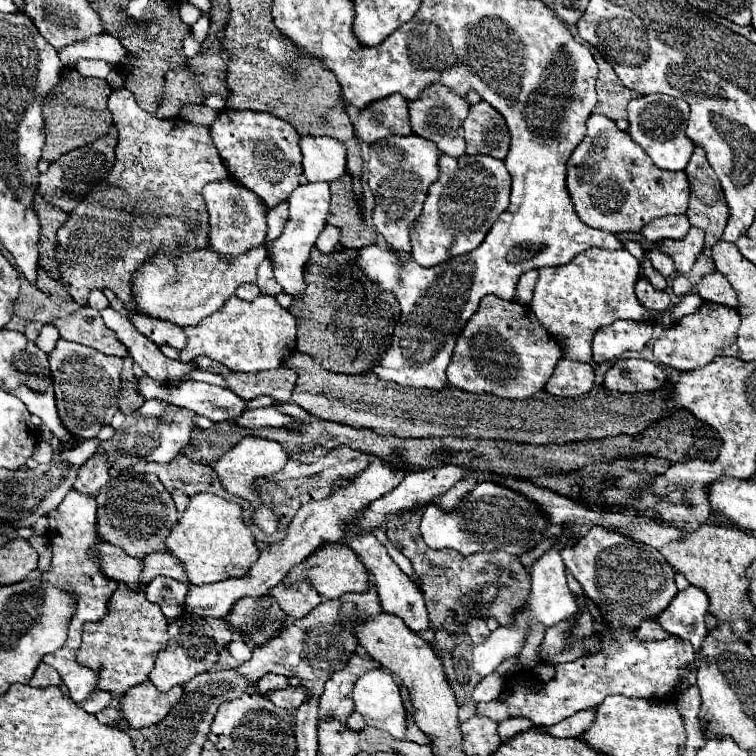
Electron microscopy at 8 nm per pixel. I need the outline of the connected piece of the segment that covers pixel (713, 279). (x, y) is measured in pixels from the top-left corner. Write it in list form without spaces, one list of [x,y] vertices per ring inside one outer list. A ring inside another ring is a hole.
[[[717,270],[705,274],[699,284],[697,284],[697,292],[703,300],[709,302],[717,302],[723,306],[737,306],[737,298],[735,298],[735,290],[731,290],[731,284],[727,282],[727,278],[723,278],[721,274],[717,274]]]

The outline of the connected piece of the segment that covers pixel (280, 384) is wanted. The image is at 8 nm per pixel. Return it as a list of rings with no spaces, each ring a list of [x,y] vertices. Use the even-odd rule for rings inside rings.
[[[199,356],[195,358],[195,364],[201,370],[207,372],[215,372],[221,374],[223,378],[227,378],[229,388],[241,396],[243,400],[253,400],[257,396],[269,394],[275,398],[275,402],[289,402],[293,386],[295,386],[295,370],[279,366],[275,370],[269,372],[257,372],[257,374],[245,374],[245,372],[233,372],[229,368],[225,368],[223,364],[207,358],[207,356]]]

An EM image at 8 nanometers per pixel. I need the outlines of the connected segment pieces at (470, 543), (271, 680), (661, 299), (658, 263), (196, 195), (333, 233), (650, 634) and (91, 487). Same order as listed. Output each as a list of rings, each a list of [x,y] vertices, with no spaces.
[[[479,482],[475,486],[475,490],[469,492],[453,512],[443,512],[439,506],[433,506],[433,504],[427,506],[425,514],[421,518],[419,530],[421,530],[421,536],[429,548],[453,548],[453,550],[461,552],[463,556],[469,556],[469,554],[475,554],[481,550],[487,550],[487,552],[489,550],[505,550],[509,554],[523,554],[525,550],[535,548],[535,544],[541,538],[541,530],[545,526],[547,526],[545,516],[525,496],[521,496],[509,488],[497,486],[495,482]]]
[[[265,674],[265,676],[255,684],[255,690],[257,690],[257,694],[259,694],[259,696],[267,698],[267,694],[269,694],[271,690],[287,688],[287,686],[289,686],[289,682],[287,682],[287,680],[289,680],[287,676],[279,676],[279,674]]]
[[[639,278],[635,284],[635,292],[639,300],[651,308],[651,310],[667,310],[669,304],[669,294],[665,290],[655,290],[647,278]]]
[[[655,244],[647,250],[647,254],[649,254],[649,258],[651,258],[651,262],[653,262],[653,266],[665,276],[665,278],[669,278],[671,274],[675,274],[675,266],[673,266],[673,262],[671,262],[671,258],[667,258]]]
[[[127,88],[113,90],[107,106],[119,132],[115,166],[107,176],[107,204],[79,202],[69,214],[69,220],[57,230],[55,256],[61,284],[81,306],[87,306],[91,290],[113,290],[129,306],[129,320],[139,332],[157,346],[167,344],[183,350],[187,338],[181,326],[135,310],[131,282],[135,272],[157,252],[177,254],[181,248],[193,252],[209,246],[209,218],[201,190],[207,182],[227,178],[227,170],[213,146],[209,128],[189,124],[181,118],[159,120],[141,110]]]
[[[327,224],[325,230],[321,232],[321,236],[317,238],[317,248],[323,254],[329,254],[329,252],[333,252],[337,248],[337,244],[339,244],[339,228]]]
[[[649,622],[649,624],[643,624],[641,628],[639,628],[639,636],[641,638],[663,638],[667,632],[663,632],[661,630],[661,626],[659,624],[653,624],[653,622]]]
[[[95,454],[81,466],[81,476],[77,476],[75,490],[97,494],[101,486],[105,486],[109,480],[108,454]]]

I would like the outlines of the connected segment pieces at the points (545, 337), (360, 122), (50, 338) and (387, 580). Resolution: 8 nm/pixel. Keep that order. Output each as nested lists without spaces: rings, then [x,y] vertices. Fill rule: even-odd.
[[[493,294],[481,298],[477,312],[471,316],[467,326],[457,338],[457,346],[447,368],[447,380],[453,388],[473,392],[473,394],[495,394],[501,398],[527,398],[527,386],[545,386],[547,374],[553,372],[557,360],[561,360],[563,352],[555,338],[539,326],[533,310],[519,302],[505,302]]]
[[[391,94],[379,102],[365,106],[355,120],[355,134],[359,140],[373,144],[391,134],[409,136],[409,102],[401,94]]]
[[[45,324],[41,329],[39,336],[37,337],[35,344],[38,348],[43,350],[46,354],[49,354],[55,347],[57,340],[59,340],[60,335],[53,324]]]
[[[359,534],[359,538],[351,538],[351,542],[347,546],[359,556],[359,560],[365,564],[365,568],[373,576],[373,584],[377,586],[383,612],[399,616],[413,632],[427,630],[429,618],[427,618],[427,608],[425,608],[423,596],[421,596],[419,588],[409,580],[409,576],[391,560],[391,556],[387,554],[387,548],[373,534]]]

